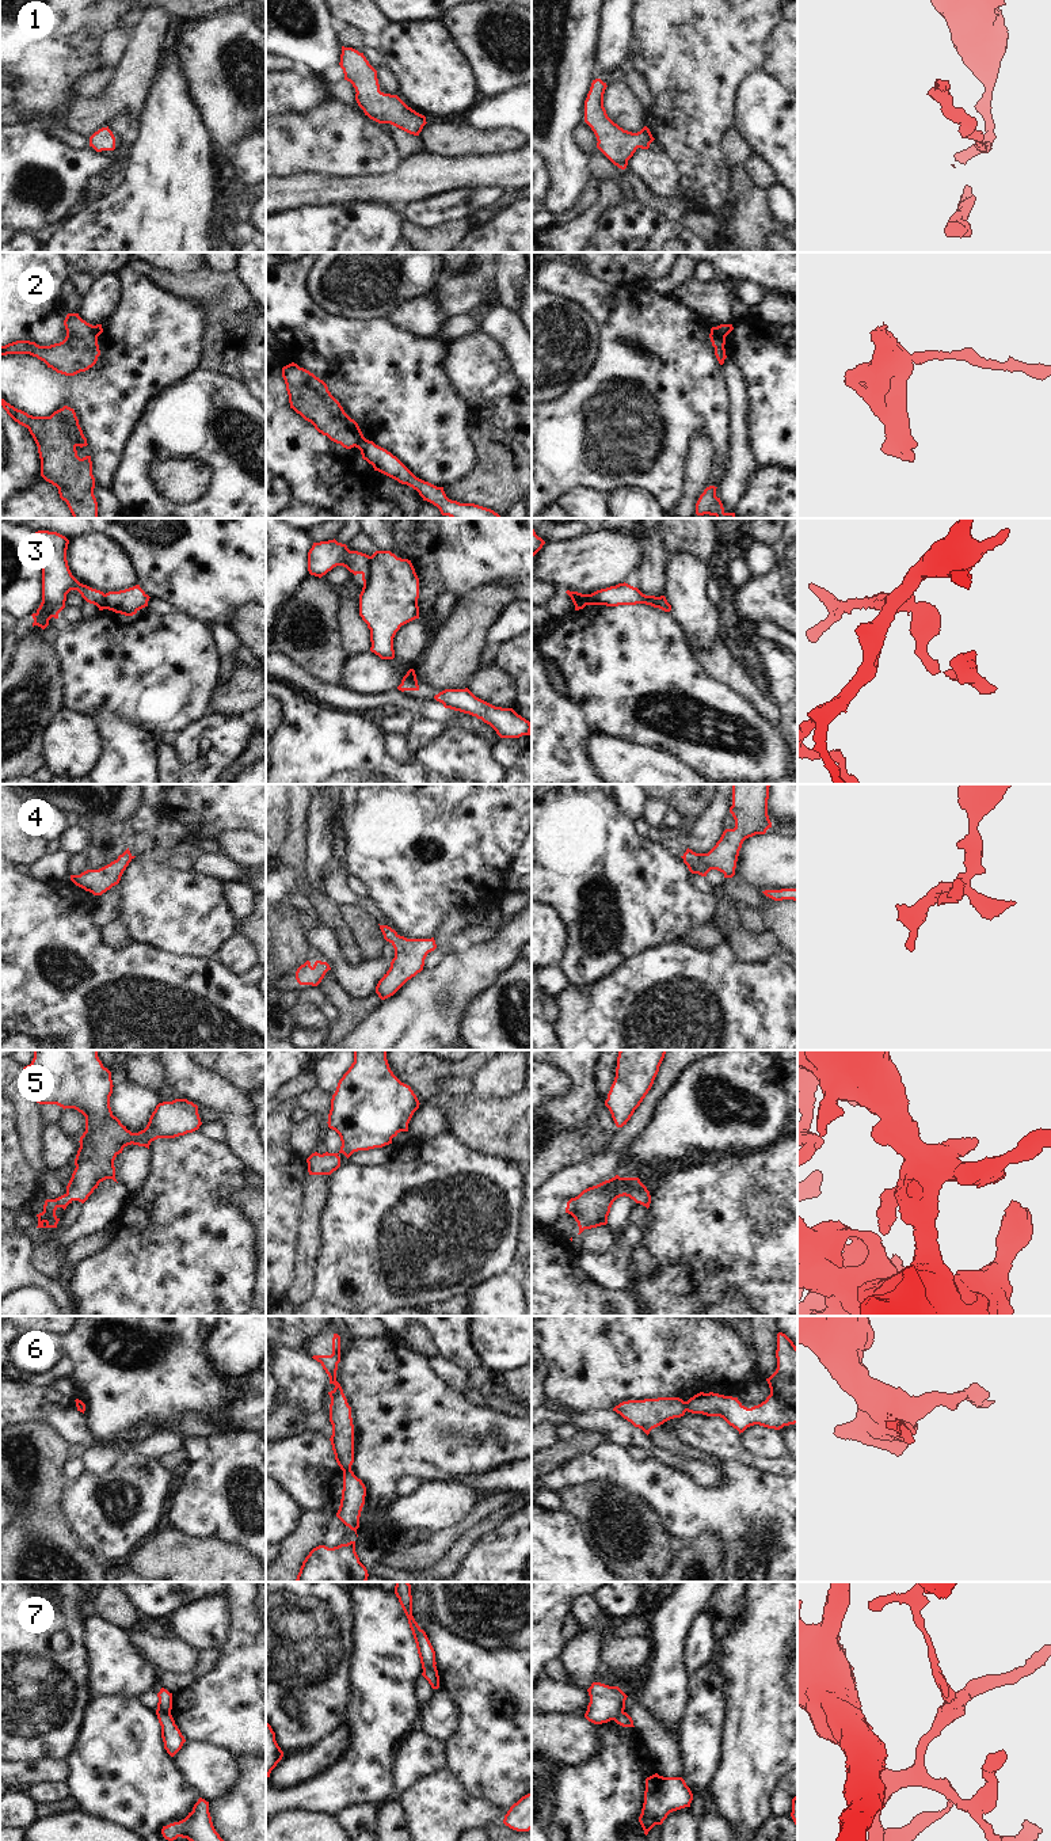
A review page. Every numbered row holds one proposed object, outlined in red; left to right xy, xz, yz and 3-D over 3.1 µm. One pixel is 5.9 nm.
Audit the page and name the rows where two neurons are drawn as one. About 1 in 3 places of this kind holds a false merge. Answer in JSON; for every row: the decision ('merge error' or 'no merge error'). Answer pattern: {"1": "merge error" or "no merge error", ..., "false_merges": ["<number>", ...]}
{"1": "no merge error", "2": "merge error", "3": "merge error", "4": "no merge error", "5": "no merge error", "6": "merge error", "7": "merge error", "false_merges": ["2", "3", "6", "7"]}

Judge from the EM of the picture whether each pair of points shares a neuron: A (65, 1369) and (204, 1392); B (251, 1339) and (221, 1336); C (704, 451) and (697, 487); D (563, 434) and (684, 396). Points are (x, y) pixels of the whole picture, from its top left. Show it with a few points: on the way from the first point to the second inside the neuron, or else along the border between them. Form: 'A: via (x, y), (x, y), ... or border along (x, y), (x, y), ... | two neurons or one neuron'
A: border along (65, 1355), (72, 1364), (71, 1376) | two neurons
B: via (244, 1339), (228, 1339) | one neuron
C: via (700, 460), (697, 478) | one neuron
D: via (593, 434), (602, 434), (623, 426), (654, 396) | one neuron

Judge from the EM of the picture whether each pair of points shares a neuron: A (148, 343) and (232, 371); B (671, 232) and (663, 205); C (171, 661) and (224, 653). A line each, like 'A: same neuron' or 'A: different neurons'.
A: different neurons
B: different neurons
C: different neurons

